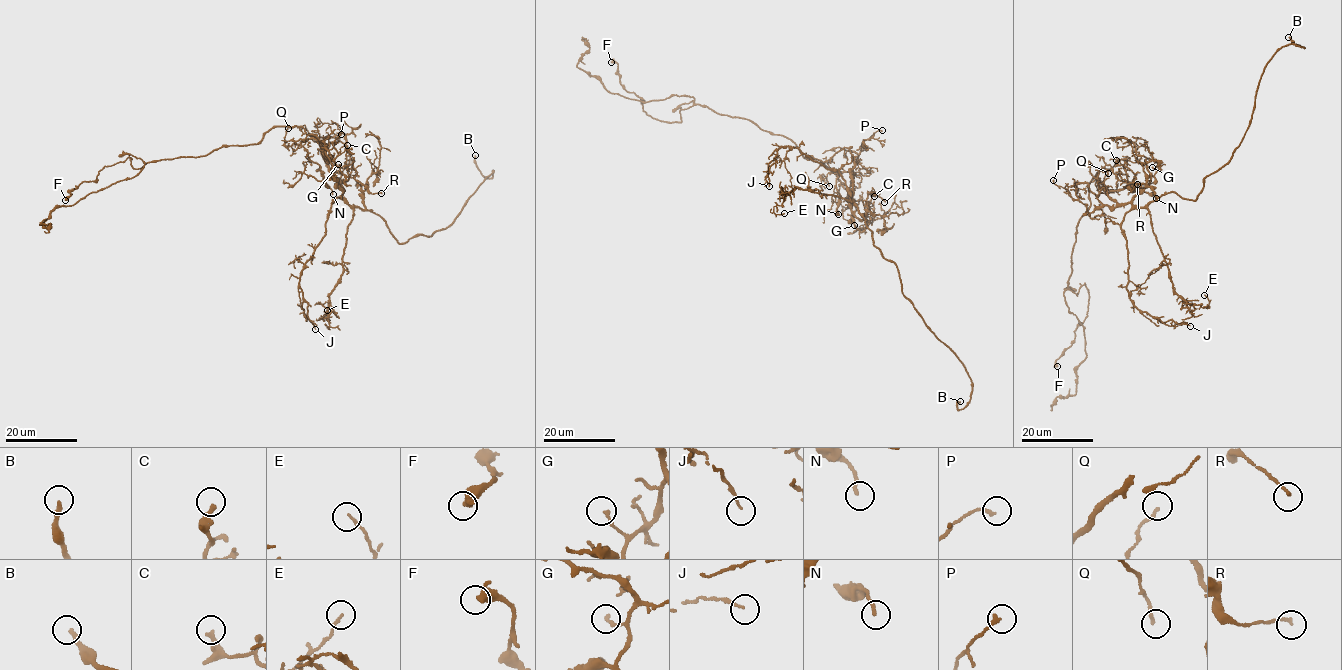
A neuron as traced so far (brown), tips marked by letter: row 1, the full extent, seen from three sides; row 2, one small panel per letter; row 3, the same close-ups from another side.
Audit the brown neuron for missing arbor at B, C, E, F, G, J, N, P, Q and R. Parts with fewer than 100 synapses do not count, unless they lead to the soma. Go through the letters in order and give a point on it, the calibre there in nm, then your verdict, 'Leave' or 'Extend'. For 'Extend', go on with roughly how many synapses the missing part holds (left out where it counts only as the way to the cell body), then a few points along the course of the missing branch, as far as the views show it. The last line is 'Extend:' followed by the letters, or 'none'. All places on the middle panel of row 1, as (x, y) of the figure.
B: Place: (960, 401). Thickness 220 nm. Extend. Course of what is missing: (960, 401), (954, 404), (963, 415), (961, 426)
C: Place: (874, 196). Thickness 280 nm. Leave
E: Place: (784, 213). Thickness 120 nm. Leave
F: Place: (611, 62). Thickness 480 nm. Leave
G: Place: (854, 225). Thickness 160 nm. Leave
J: Place: (769, 186). Thickness 100 nm. Leave
N: Place: (838, 214). Thickness 170 nm. Leave
P: Place: (882, 130). Thickness 170 nm. Leave
Q: Place: (829, 186). Thickness 180 nm. Leave
R: Place: (884, 202). Thickness 140 nm. Leave
Extend: B

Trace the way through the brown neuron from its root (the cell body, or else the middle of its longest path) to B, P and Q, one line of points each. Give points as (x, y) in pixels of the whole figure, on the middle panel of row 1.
B: (849, 191), (903, 295), (965, 369), (972, 388), (959, 409), (960, 401)
P: (849, 191), (846, 200), (850, 203), (851, 168), (859, 161), (859, 147), (882, 130)
Q: (849, 191), (846, 200), (850, 203), (855, 175), (850, 172), (830, 171), (822, 179), (821, 175), (829, 186)

